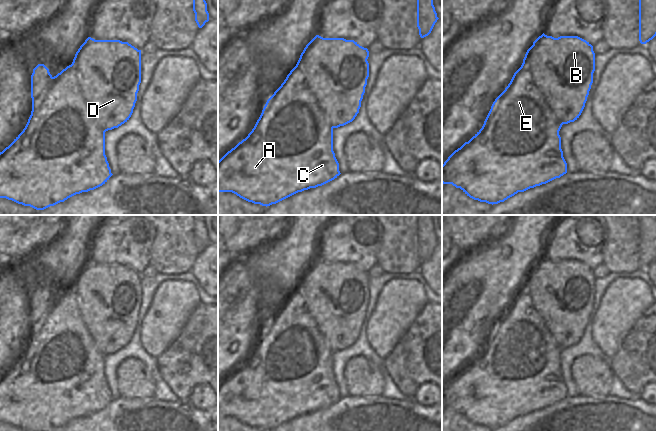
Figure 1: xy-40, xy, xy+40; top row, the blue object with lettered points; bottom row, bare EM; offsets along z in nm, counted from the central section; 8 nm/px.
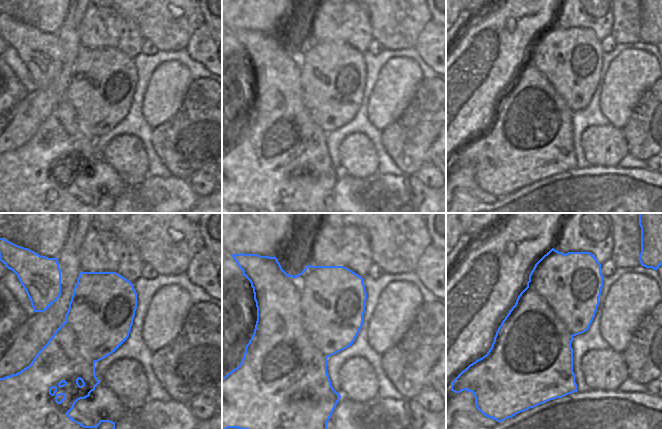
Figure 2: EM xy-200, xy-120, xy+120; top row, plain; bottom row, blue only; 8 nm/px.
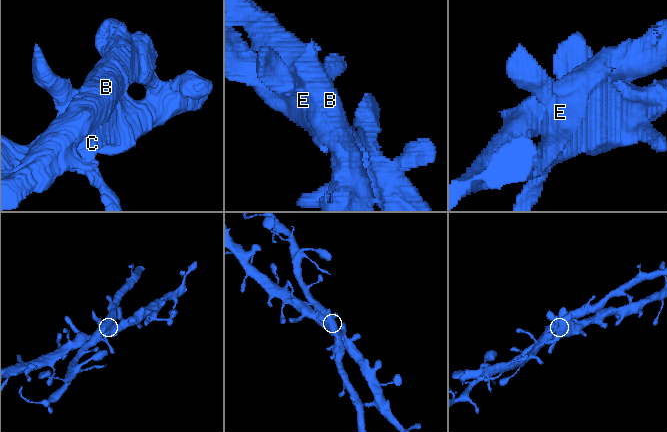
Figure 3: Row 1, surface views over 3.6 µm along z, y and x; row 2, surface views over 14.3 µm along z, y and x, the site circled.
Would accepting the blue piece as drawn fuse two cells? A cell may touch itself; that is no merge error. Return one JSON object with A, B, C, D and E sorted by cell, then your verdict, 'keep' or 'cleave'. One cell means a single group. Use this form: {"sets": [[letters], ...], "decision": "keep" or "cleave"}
{"sets": [["A", "C", "E"], ["B", "D"]], "decision": "cleave"}

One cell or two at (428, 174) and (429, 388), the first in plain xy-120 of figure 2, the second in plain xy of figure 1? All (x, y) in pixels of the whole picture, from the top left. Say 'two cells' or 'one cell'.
one cell

